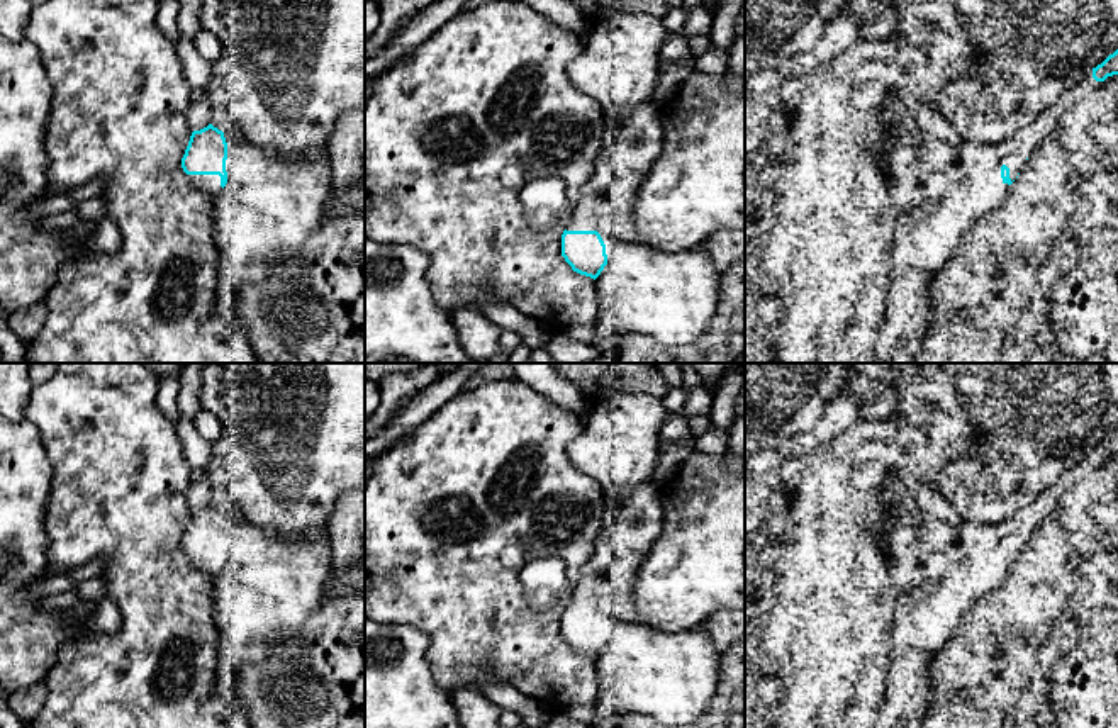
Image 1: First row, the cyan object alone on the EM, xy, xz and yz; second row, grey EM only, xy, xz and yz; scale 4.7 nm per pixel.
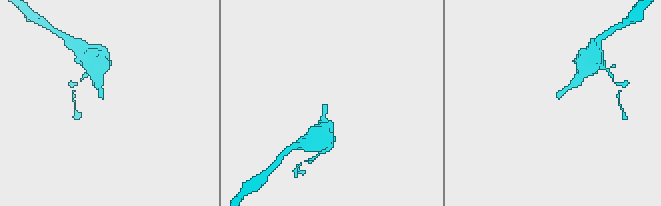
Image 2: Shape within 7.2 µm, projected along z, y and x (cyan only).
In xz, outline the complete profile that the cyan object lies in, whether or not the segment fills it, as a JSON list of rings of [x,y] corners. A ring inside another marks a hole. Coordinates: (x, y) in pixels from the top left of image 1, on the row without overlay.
[[[658,487],[604,490],[601,538],[562,614],[562,636],[573,652],[595,660],[621,619],[636,618],[633,589],[638,568],[662,529]]]

